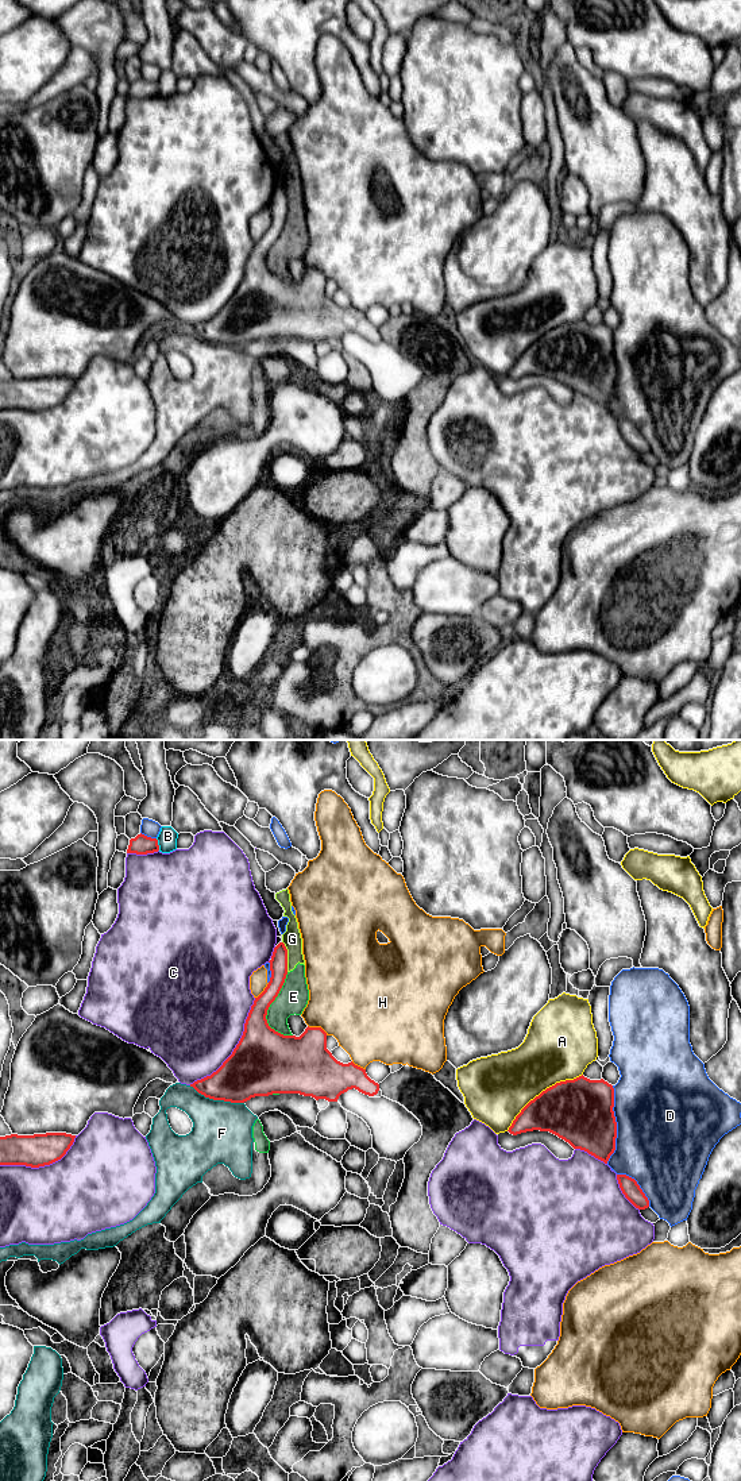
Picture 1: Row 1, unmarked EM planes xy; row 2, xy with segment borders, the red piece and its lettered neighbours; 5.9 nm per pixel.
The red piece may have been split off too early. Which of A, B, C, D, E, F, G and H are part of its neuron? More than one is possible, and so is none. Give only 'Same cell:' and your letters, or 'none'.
Same cell: none

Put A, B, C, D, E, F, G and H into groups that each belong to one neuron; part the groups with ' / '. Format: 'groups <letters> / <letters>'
groups A / B / C / D / E G / F / H

